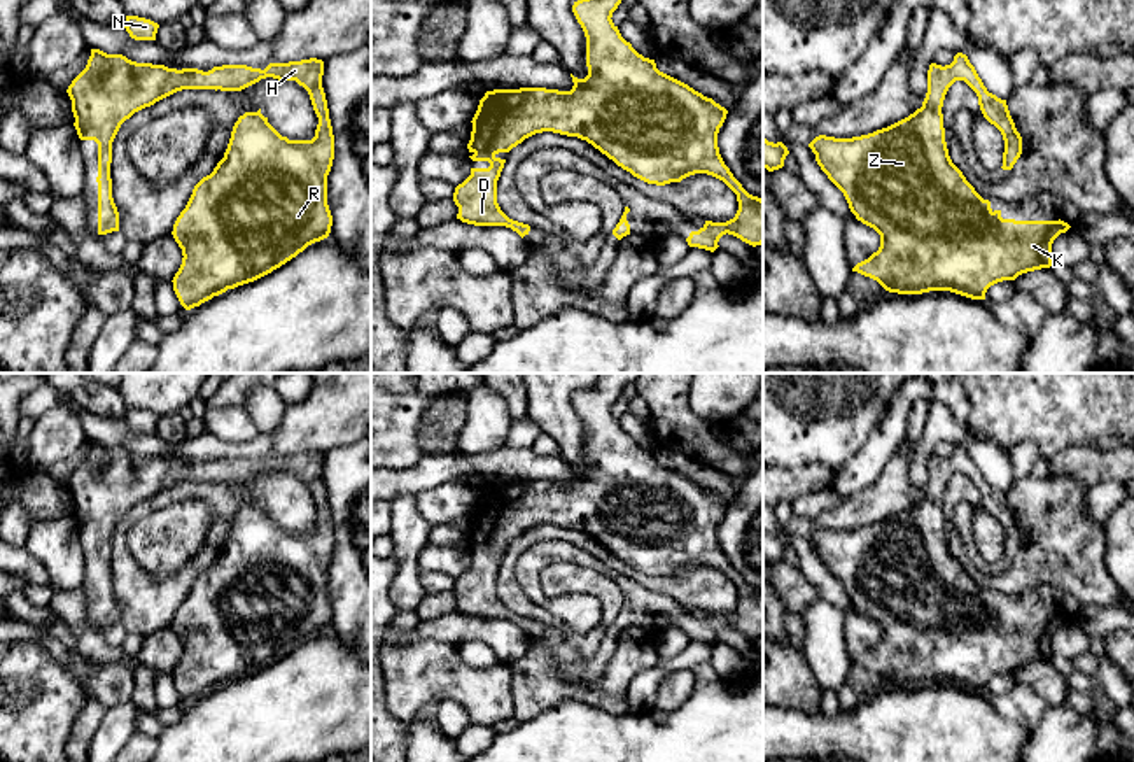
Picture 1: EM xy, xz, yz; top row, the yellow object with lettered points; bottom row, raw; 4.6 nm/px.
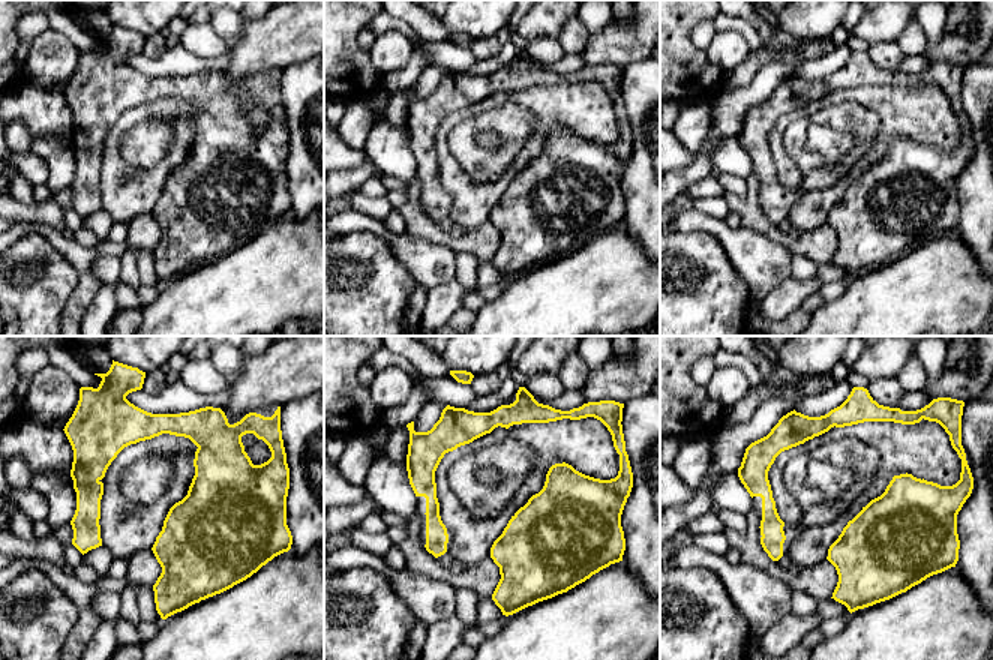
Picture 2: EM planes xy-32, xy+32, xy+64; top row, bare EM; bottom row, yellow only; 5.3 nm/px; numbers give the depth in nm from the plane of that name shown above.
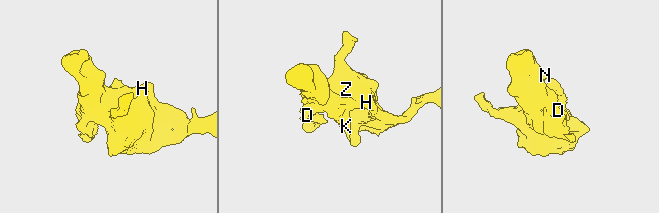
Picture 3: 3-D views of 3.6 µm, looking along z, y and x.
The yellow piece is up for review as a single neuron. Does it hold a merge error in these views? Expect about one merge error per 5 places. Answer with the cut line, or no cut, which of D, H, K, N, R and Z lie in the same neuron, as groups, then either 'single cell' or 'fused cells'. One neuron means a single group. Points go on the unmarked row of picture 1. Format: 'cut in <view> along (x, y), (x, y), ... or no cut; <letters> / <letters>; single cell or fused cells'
no cut; D H K N R Z; single cell

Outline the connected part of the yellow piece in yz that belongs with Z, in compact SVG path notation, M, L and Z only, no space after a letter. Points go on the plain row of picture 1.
M957 445L950 457L931 455L922 499L908 510L852 531L819 527L808 540L828 571L844 585L858 613L880 627L880 639L852 664L877 673L886 683L922 687L950 683L971 692L985 692L990 678L1018 667L1050 660L1052 636L1071 618L1064 613L1003 611L992 603L952 555L945 534L943 492L956 473L964 473L978 489L984 510L1004 533L1003 562L1012 562L1022 547L1022 529L1006 492L989 485L968 448Z

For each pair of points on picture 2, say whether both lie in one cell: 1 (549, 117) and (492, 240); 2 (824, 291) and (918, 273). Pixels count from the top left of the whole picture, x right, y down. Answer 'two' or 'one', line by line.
1: two
2: two

